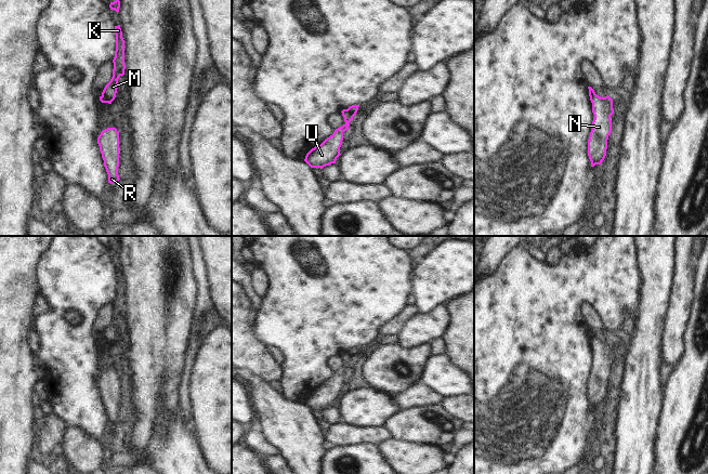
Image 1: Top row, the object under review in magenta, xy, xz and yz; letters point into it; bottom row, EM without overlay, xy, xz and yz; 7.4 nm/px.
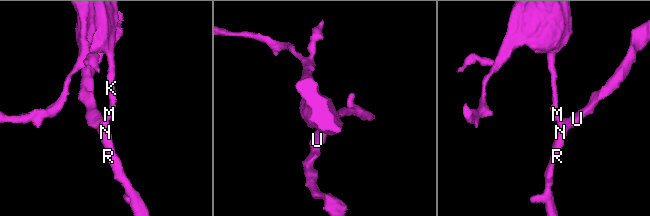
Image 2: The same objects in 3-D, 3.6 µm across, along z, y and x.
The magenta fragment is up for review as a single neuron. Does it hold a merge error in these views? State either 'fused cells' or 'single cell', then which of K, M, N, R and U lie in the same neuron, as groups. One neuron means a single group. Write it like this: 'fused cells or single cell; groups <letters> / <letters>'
fused cells; groups K M / N R U

